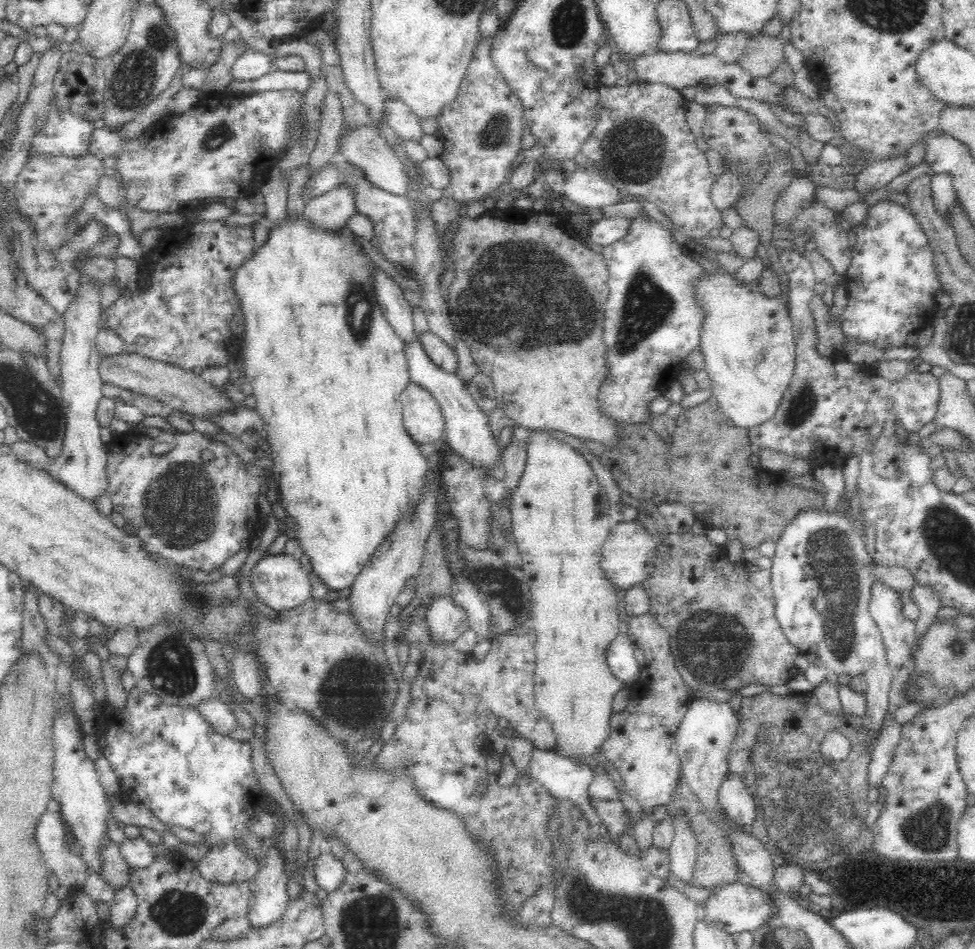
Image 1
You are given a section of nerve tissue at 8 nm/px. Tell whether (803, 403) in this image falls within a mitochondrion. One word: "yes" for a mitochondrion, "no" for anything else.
yes

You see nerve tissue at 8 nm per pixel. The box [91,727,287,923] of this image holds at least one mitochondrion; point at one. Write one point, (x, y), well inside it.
(201, 764)

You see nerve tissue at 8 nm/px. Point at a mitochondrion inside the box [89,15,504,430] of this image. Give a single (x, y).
(133, 83)

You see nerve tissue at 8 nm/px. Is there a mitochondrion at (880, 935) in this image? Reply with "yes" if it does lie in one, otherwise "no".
no

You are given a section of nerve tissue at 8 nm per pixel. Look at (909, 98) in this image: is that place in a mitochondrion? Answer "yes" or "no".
no

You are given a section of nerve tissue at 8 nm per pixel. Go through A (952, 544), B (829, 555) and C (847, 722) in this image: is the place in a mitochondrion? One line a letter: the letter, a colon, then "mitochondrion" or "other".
A: mitochondrion
B: mitochondrion
C: other

